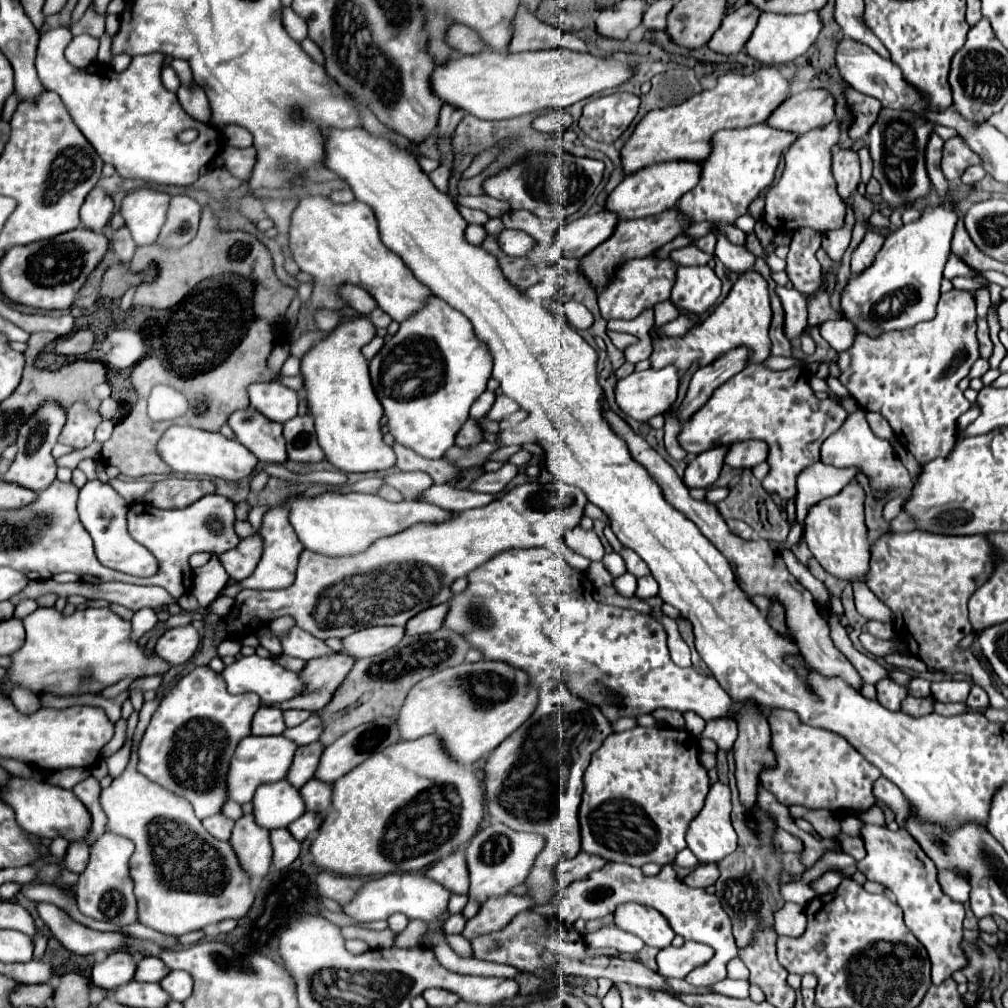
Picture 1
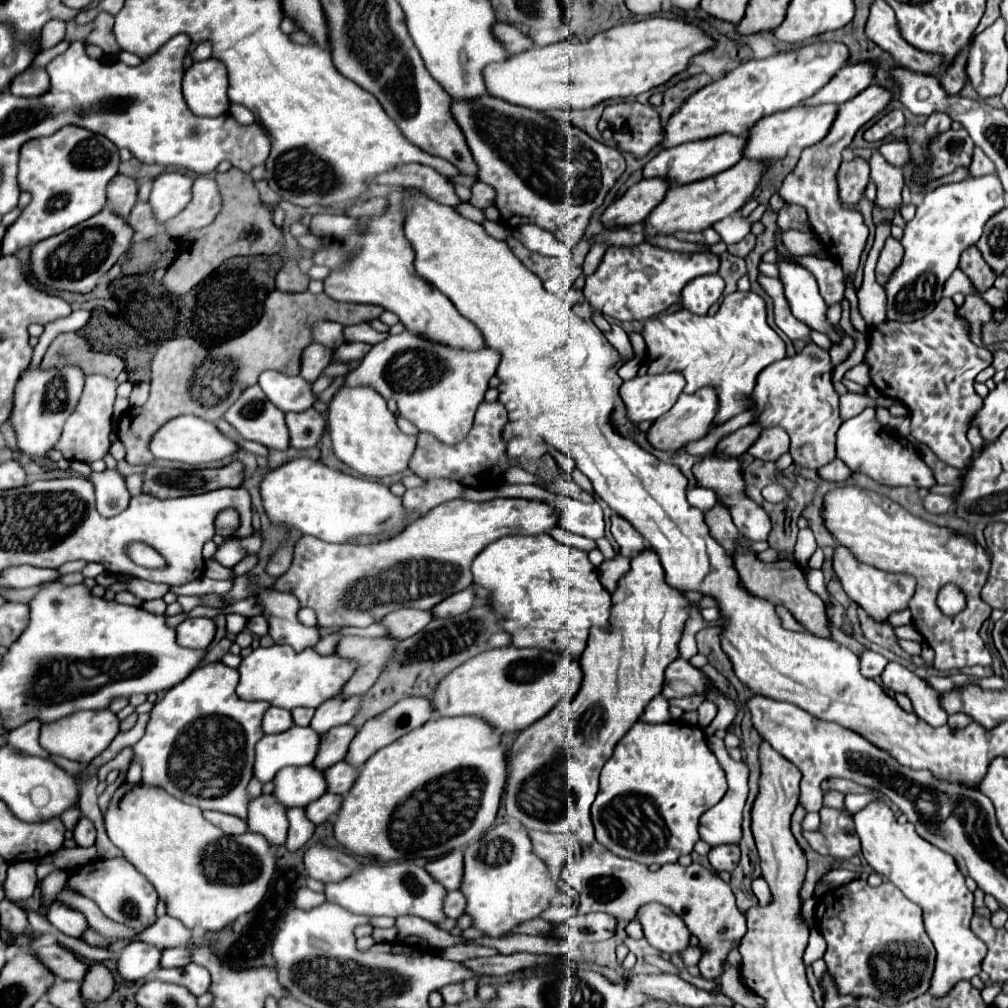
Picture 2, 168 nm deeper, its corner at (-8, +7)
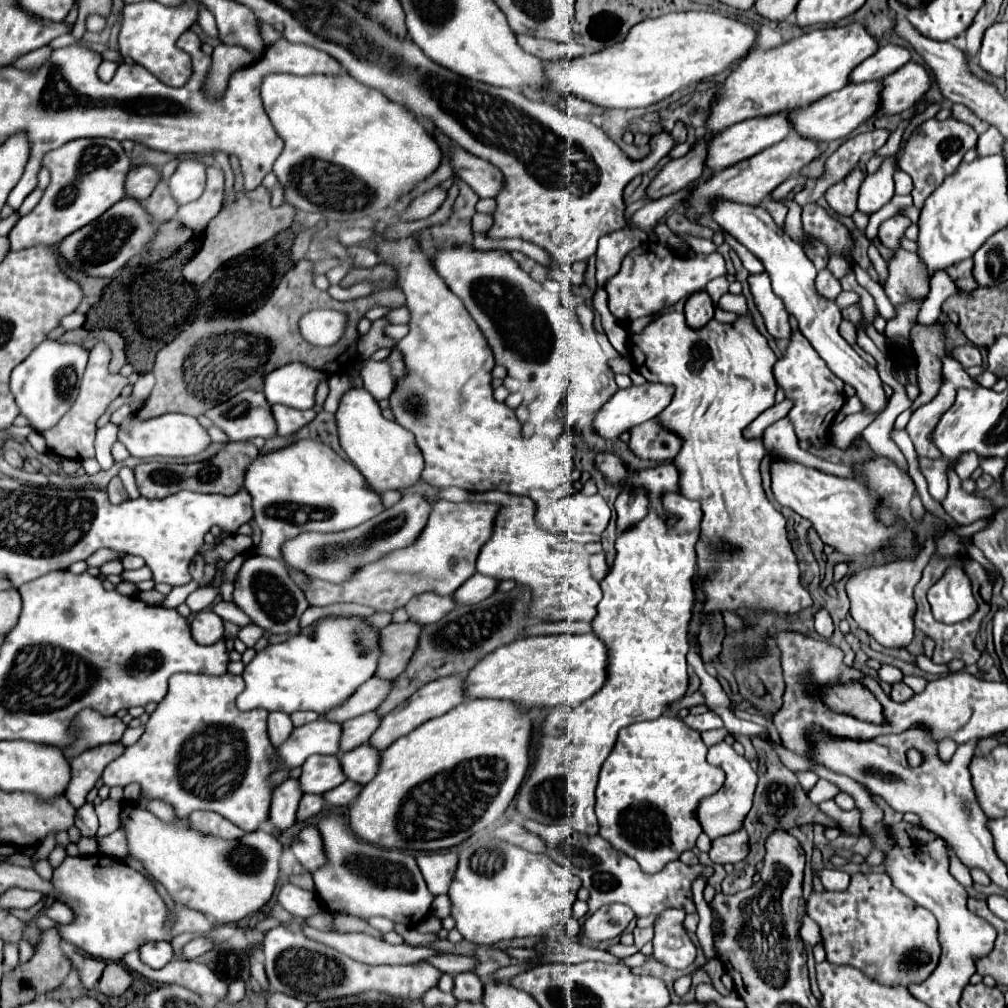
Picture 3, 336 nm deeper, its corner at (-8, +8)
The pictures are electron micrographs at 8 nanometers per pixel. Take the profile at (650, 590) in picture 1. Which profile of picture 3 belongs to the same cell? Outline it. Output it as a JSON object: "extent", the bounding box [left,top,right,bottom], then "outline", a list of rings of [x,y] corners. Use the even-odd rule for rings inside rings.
{"extent":[516,493,702,835],"outline":[[[666,493],[662,497],[662,503],[666,505],[668,511],[680,515],[680,521],[672,527],[666,525],[666,521],[662,521],[662,517],[658,517],[654,511],[650,511],[640,523],[636,523],[632,529],[624,531],[622,535],[618,535],[616,539],[616,559],[612,563],[612,569],[610,573],[606,575],[606,579],[600,583],[602,585],[602,601],[598,603],[598,615],[596,619],[592,621],[592,631],[594,635],[606,645],[606,653],[608,653],[608,677],[602,685],[602,689],[598,693],[594,693],[592,697],[588,697],[586,701],[582,701],[580,705],[576,707],[568,707],[568,705],[562,705],[562,707],[556,707],[542,723],[538,735],[534,737],[534,755],[532,755],[532,765],[518,789],[518,795],[516,795],[516,811],[526,817],[526,819],[532,819],[532,821],[538,821],[538,823],[568,823],[570,827],[574,827],[576,831],[580,833],[586,833],[586,835],[596,835],[598,833],[598,821],[596,821],[596,815],[594,815],[594,789],[598,785],[598,773],[600,773],[600,767],[602,763],[606,761],[606,757],[610,755],[614,743],[616,743],[616,737],[618,737],[618,731],[626,725],[632,725],[632,723],[638,723],[638,721],[646,721],[646,719],[658,719],[662,713],[664,713],[664,707],[666,703],[678,699],[684,695],[686,691],[686,685],[688,685],[688,673],[686,673],[686,651],[688,651],[688,623],[692,619],[692,607],[694,607],[694,591],[692,591],[692,573],[696,569],[696,557],[694,557],[694,543],[698,543],[698,525],[702,521],[702,507],[698,501],[692,501],[692,499],[686,499],[678,493]]]}

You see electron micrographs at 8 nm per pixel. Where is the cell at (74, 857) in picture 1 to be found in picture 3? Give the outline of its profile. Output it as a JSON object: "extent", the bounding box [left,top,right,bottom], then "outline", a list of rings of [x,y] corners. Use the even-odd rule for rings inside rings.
{"extent":[76,803,98,837],"outline":[[[86,803],[76,811],[76,827],[80,829],[82,837],[96,837],[98,831],[98,817],[94,813],[94,805]]]}

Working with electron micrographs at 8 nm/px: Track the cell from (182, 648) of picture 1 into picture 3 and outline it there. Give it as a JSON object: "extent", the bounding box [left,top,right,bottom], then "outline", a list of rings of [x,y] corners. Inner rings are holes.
{"extent":[190,609,224,645],"outline":[[[204,609],[192,619],[190,631],[198,645],[212,645],[218,639],[222,639],[224,627],[222,627],[222,619],[214,611]]]}

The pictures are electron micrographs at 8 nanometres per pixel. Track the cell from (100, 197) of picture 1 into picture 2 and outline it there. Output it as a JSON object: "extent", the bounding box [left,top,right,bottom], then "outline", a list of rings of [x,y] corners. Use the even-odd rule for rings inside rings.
{"extent":[108,174,138,218],"outline":[[[118,174],[110,180],[110,186],[108,186],[108,206],[128,218],[130,210],[134,208],[138,200],[138,186],[136,186],[136,180],[130,178],[130,176],[124,176],[124,174]]]}

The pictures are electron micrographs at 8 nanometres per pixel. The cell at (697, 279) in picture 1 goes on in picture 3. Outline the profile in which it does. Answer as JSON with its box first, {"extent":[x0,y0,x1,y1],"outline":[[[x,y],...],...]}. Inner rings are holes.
{"extent":[684,291,714,329],"outline":[[[706,291],[692,293],[686,301],[684,315],[686,315],[686,323],[690,327],[694,327],[694,329],[704,327],[714,317],[714,303],[712,303],[710,295]]]}

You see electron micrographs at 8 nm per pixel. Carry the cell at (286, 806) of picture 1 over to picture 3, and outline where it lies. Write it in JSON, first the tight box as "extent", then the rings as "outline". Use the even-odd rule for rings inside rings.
{"extent":[298,755,346,795],"outline":[[[314,755],[304,761],[298,777],[302,793],[322,795],[346,781],[340,761],[334,755]]]}

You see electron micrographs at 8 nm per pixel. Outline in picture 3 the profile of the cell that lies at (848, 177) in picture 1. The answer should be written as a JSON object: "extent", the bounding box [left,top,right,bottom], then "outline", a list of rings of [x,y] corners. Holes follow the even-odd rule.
{"extent":[826,167,864,215],"outline":[[[860,167],[852,169],[842,181],[834,183],[826,191],[826,201],[828,205],[840,213],[840,215],[852,215],[856,211],[856,199],[858,199],[858,189],[860,183],[864,181],[864,171]]]}

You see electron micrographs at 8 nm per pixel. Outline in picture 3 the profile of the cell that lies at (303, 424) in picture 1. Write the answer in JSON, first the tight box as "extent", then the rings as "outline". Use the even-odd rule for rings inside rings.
{"extent":[272,405,316,437],"outline":[[[272,405],[272,413],[278,423],[278,435],[282,435],[282,437],[294,435],[298,429],[302,429],[316,417],[314,409],[298,411],[298,409],[292,409],[286,405]]]}

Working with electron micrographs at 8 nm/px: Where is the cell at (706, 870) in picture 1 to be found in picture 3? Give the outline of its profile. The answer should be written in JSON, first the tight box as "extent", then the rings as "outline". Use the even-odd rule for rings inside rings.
{"extent":[710,829,748,863],"outline":[[[744,829],[730,833],[726,837],[718,837],[712,841],[712,849],[710,849],[710,859],[712,863],[738,863],[748,855],[748,835]]]}

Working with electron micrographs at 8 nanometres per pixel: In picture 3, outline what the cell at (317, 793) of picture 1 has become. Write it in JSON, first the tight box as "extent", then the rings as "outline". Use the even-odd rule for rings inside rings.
{"extent":[340,743,380,785],"outline":[[[366,743],[344,753],[340,757],[340,763],[346,779],[358,785],[366,785],[378,771],[378,759],[380,759],[380,753]]]}

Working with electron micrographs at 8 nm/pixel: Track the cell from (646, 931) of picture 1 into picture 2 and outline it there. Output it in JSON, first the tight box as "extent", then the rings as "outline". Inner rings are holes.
{"extent":[638,904,716,990],"outline":[[[650,904],[650,906],[642,906],[642,910],[638,910],[638,922],[642,924],[644,936],[650,942],[650,946],[654,946],[660,952],[668,952],[672,956],[672,964],[678,968],[678,976],[699,989],[713,990],[716,986],[713,980],[693,977],[687,968],[684,968],[680,952],[690,946],[692,934],[678,914],[674,914],[666,906]]]}

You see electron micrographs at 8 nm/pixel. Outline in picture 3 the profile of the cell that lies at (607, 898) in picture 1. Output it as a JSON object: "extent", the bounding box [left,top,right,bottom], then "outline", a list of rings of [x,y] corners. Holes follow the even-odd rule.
{"extent":[524,819,714,917],"outline":[[[524,819],[524,827],[532,833],[540,835],[546,841],[546,847],[548,847],[546,855],[552,861],[556,861],[558,865],[566,867],[576,877],[580,877],[582,887],[586,887],[590,891],[590,899],[588,899],[590,913],[594,913],[602,905],[610,905],[610,903],[628,905],[636,913],[636,917],[658,915],[668,907],[682,909],[684,913],[696,913],[696,905],[692,899],[692,883],[698,877],[708,879],[714,873],[714,869],[708,865],[698,863],[698,865],[690,867],[690,865],[684,865],[682,861],[670,861],[662,871],[650,875],[650,873],[644,873],[632,857],[614,849],[600,835],[590,837],[590,835],[574,831],[566,823],[542,825],[542,823],[536,823],[530,819]]]}

